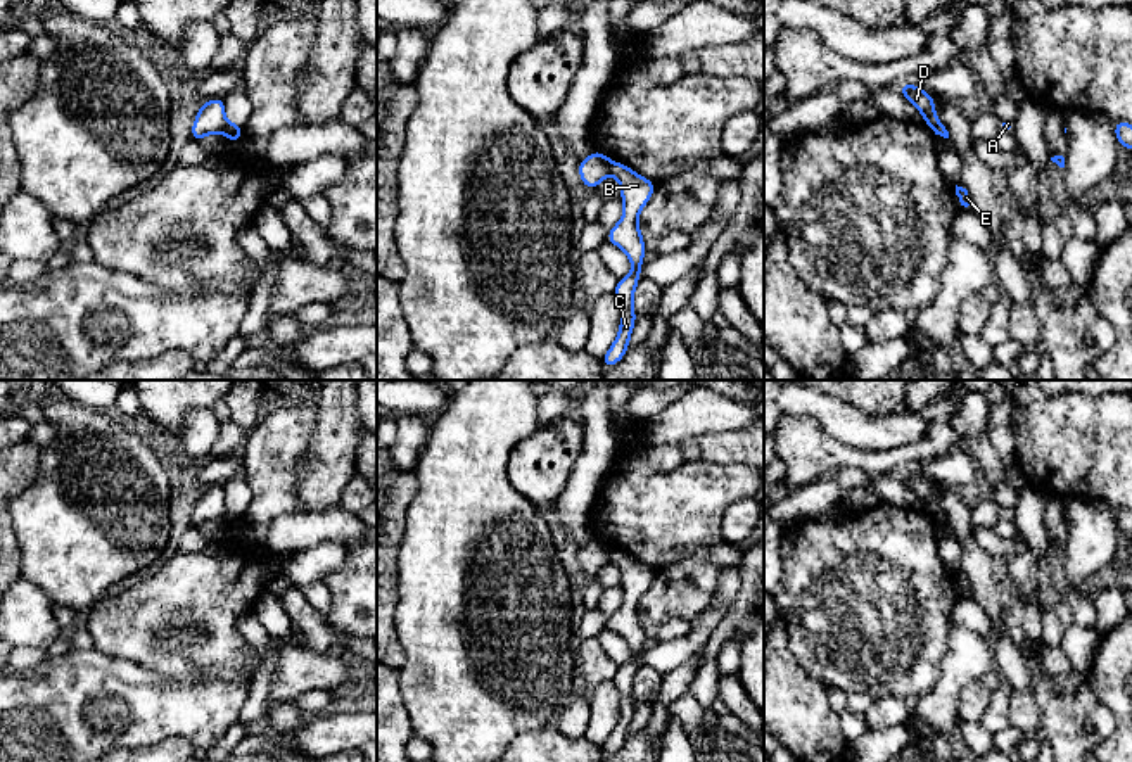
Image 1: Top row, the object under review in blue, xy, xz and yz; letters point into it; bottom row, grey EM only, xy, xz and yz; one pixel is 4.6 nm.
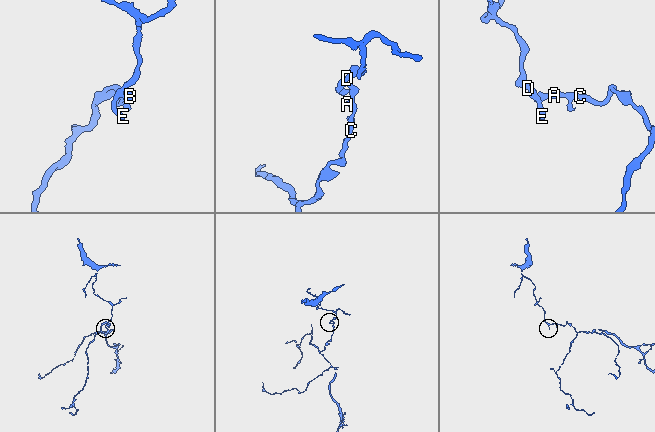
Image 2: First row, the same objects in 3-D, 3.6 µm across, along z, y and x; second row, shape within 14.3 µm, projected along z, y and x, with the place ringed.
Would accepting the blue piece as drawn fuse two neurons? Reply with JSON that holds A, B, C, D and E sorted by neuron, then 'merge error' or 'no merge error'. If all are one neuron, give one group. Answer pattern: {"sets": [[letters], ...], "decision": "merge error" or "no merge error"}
{"sets": [["A", "B", "C"], ["D", "E"]], "decision": "merge error"}

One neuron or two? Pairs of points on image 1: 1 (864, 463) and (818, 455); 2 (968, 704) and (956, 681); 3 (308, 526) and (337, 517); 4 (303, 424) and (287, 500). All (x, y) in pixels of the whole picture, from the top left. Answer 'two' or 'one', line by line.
1: one
2: two
3: one
4: one

